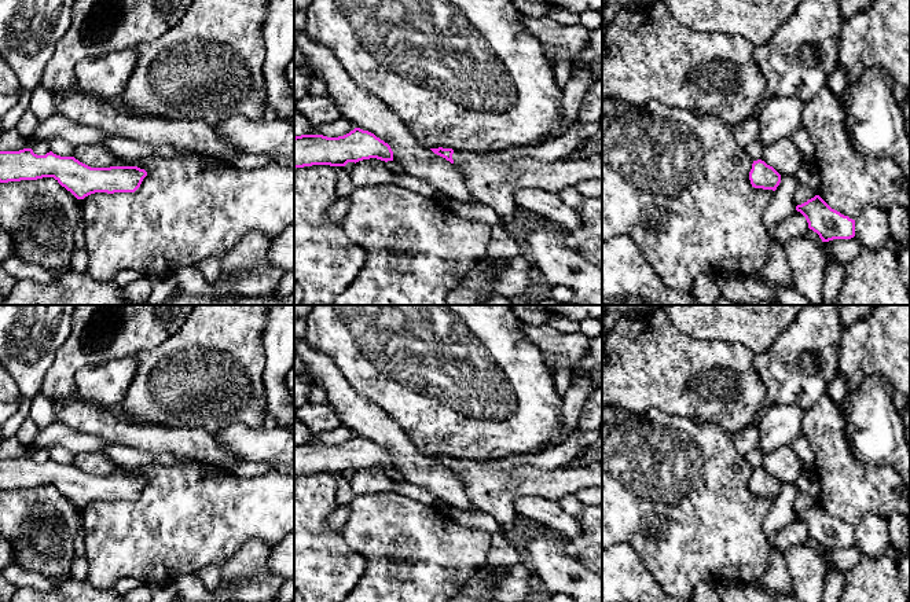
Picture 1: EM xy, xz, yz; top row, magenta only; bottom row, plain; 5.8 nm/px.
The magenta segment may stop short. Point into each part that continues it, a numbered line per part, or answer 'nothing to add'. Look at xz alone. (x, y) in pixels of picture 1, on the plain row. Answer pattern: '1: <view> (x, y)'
1: xz (494, 491)

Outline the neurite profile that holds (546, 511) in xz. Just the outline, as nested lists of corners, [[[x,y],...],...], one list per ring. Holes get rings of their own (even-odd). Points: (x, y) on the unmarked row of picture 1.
[[[522,496],[514,502],[514,507],[517,515],[543,524],[566,537],[581,533],[576,515],[566,514],[558,502],[540,496]]]

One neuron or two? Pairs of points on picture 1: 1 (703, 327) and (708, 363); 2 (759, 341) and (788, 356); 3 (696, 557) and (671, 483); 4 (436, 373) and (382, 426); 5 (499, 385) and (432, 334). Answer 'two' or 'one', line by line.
1: two
2: two
3: one
4: two
5: one

